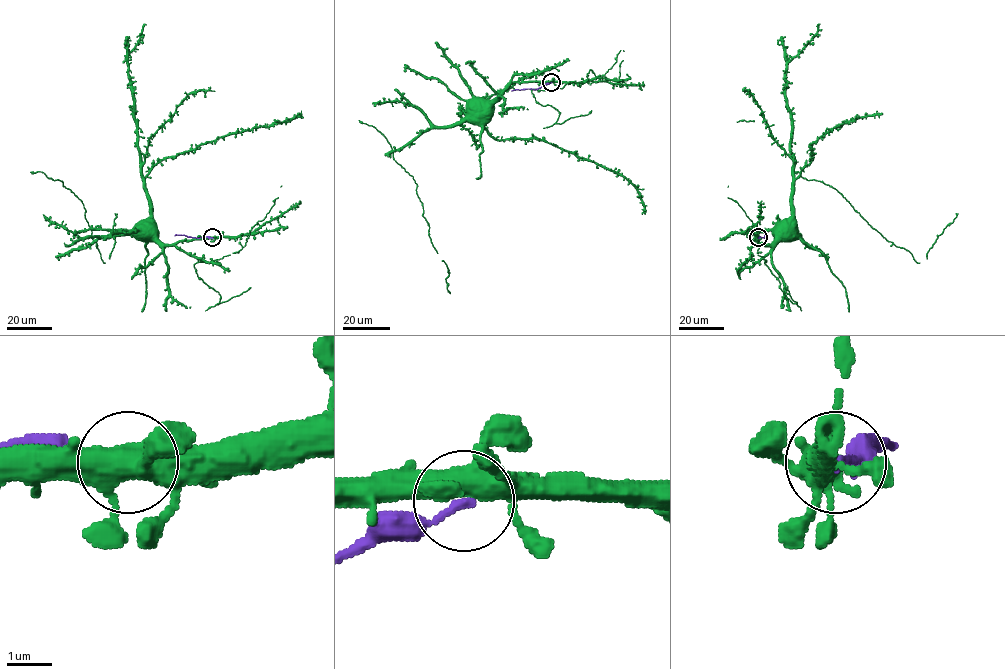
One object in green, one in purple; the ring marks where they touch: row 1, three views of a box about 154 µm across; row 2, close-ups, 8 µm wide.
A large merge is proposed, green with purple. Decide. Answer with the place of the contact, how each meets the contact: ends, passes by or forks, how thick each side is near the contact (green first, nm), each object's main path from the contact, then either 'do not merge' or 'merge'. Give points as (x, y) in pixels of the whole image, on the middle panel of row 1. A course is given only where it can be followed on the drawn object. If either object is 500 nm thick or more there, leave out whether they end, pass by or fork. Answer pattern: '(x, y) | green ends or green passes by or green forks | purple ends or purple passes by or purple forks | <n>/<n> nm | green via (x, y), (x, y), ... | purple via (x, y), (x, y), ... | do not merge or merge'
(551, 82) | green forks | purple ends | 480/200 nm | green via (551, 82), (513, 82), (493, 100), (469, 101) | purple via (551, 82), (536, 89), (511, 91) | do not merge

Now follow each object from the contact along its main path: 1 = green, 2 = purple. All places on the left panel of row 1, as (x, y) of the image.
1: (212, 237), (163, 244), (153, 237), (140, 237), (135, 232)
2: (212, 237), (174, 236)

